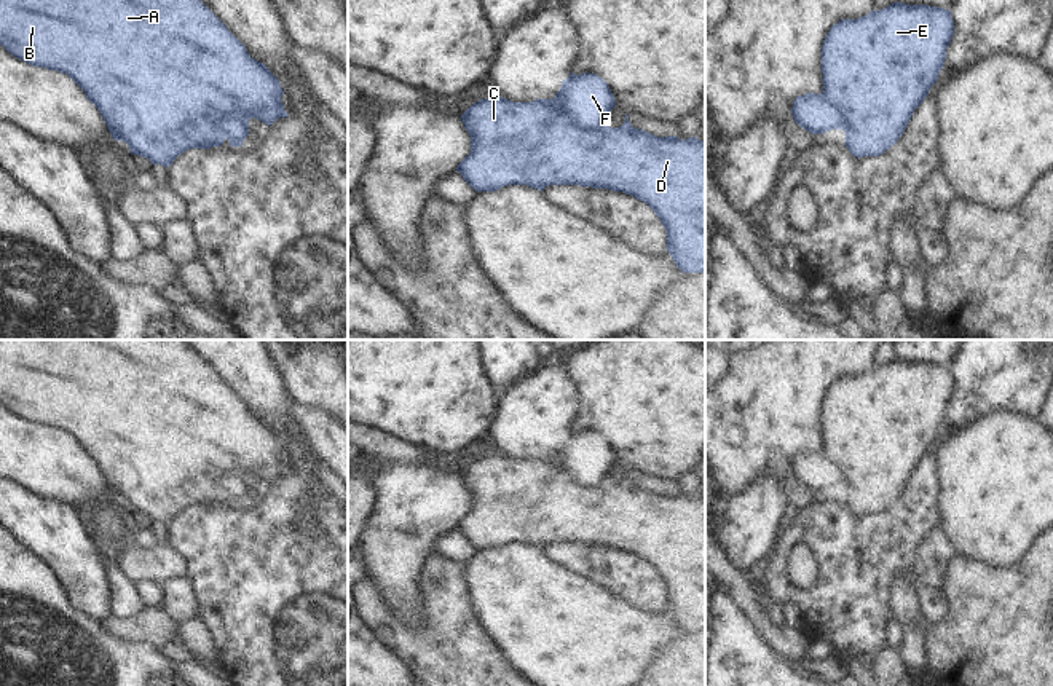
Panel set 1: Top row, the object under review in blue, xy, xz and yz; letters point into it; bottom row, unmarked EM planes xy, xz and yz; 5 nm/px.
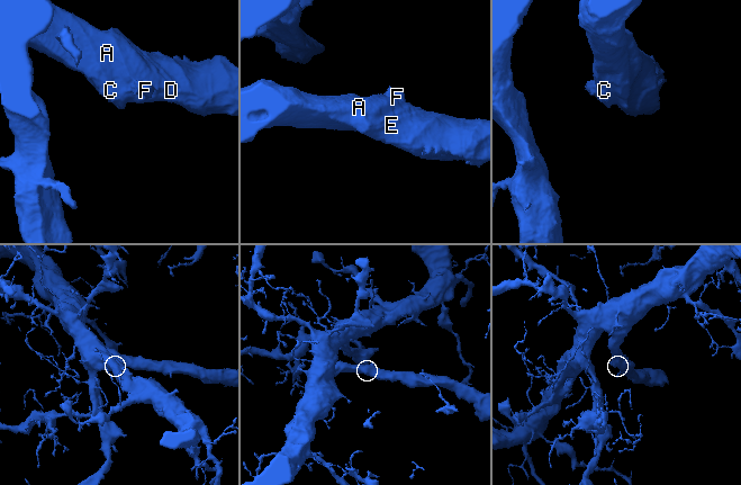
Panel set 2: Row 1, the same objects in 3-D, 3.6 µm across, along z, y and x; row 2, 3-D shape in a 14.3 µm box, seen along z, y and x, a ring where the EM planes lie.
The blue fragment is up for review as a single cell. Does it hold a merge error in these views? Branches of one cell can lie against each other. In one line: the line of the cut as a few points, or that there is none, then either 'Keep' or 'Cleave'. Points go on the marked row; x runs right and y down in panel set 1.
Split along xz (533, 101), (556, 104), (587, 130), (605, 125). Cleave.

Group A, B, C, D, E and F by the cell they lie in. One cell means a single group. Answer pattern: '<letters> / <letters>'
A B C D E / F

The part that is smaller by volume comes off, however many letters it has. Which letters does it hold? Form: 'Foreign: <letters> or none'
Foreign: F.

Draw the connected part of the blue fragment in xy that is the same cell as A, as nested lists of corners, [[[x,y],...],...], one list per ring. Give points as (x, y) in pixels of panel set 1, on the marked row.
[[[0,0],[0,45],[14,57],[48,70],[67,73],[101,112],[113,140],[129,145],[131,155],[148,158],[152,164],[169,168],[174,160],[190,148],[222,147],[225,137],[219,129],[223,116],[239,118],[249,123],[257,118],[271,126],[278,118],[286,118],[281,101],[284,91],[270,69],[255,61],[246,46],[227,29],[227,26],[201,0]]]

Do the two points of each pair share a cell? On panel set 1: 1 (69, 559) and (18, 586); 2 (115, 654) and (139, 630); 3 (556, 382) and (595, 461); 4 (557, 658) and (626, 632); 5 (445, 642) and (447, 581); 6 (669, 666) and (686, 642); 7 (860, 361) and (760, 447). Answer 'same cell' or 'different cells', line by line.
1: different cells
2: different cells
3: same cell
4: same cell
5: same cell
6: same cell
7: same cell

